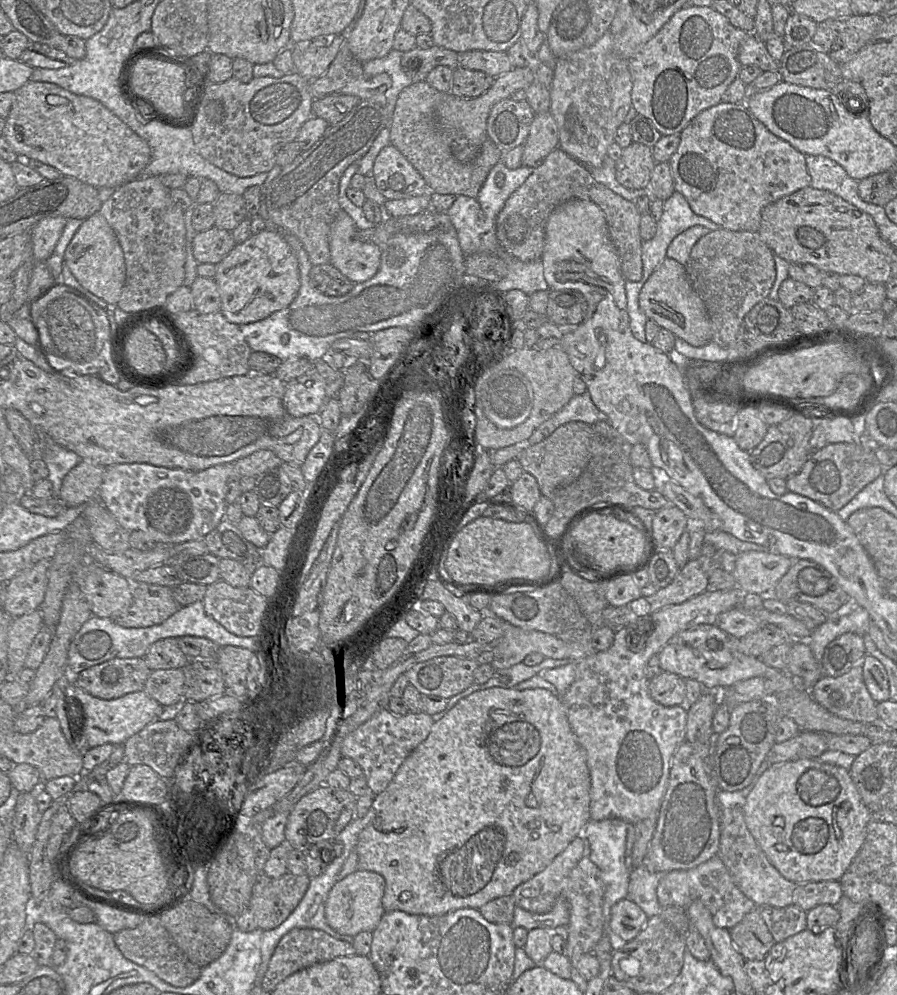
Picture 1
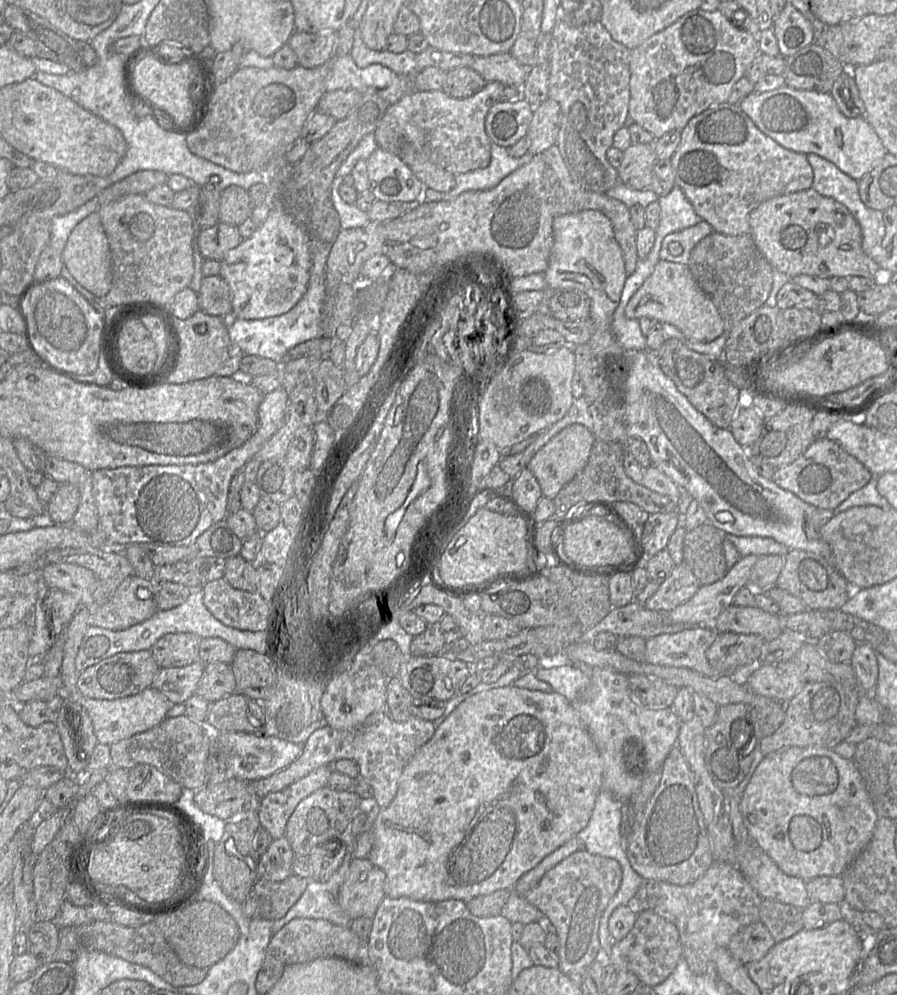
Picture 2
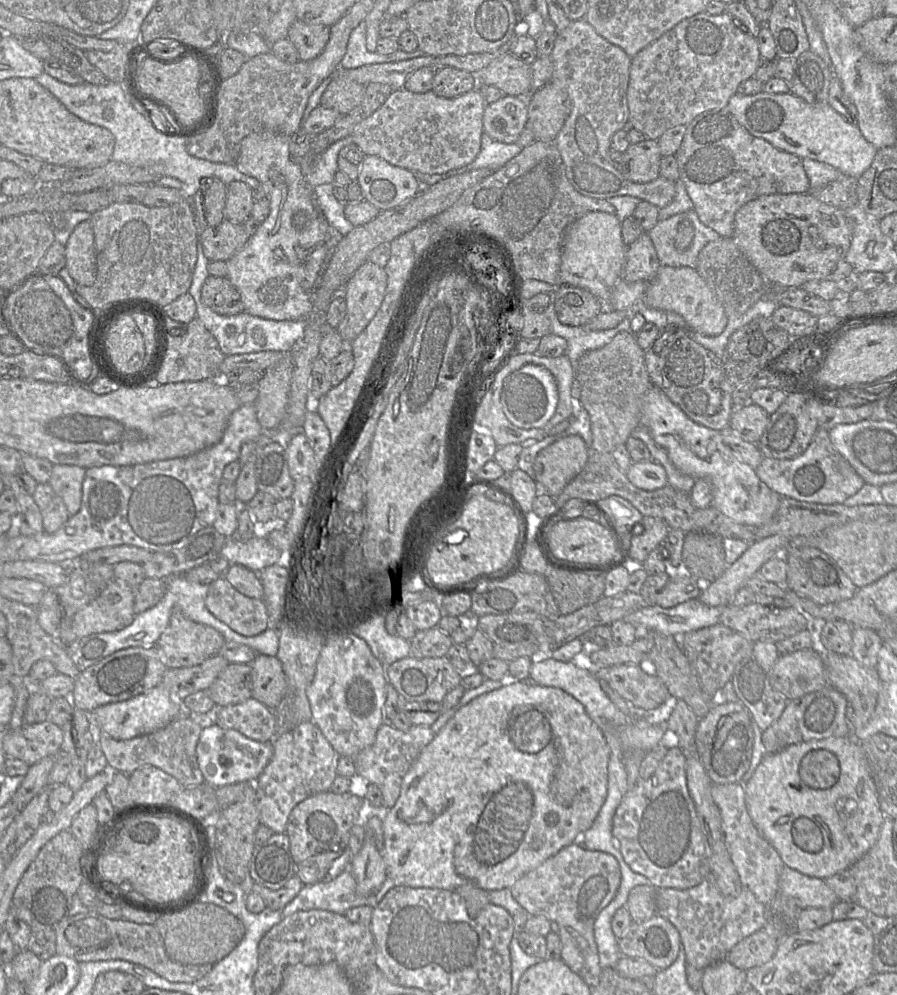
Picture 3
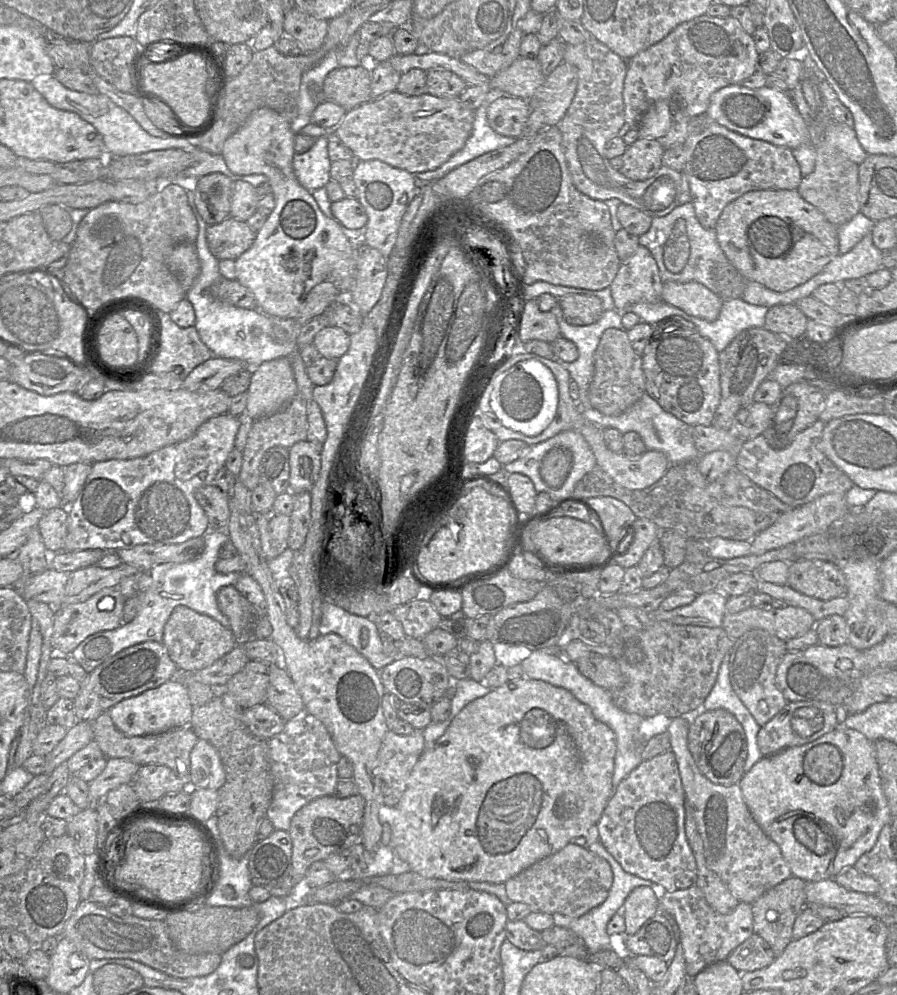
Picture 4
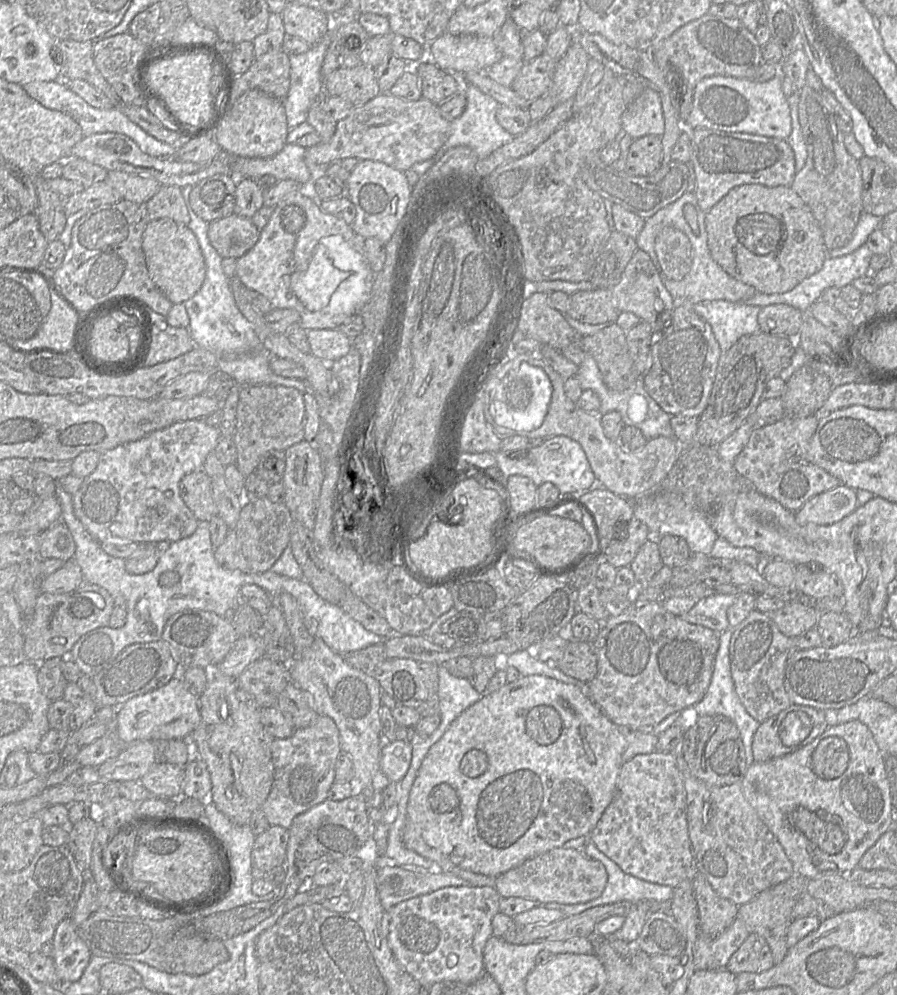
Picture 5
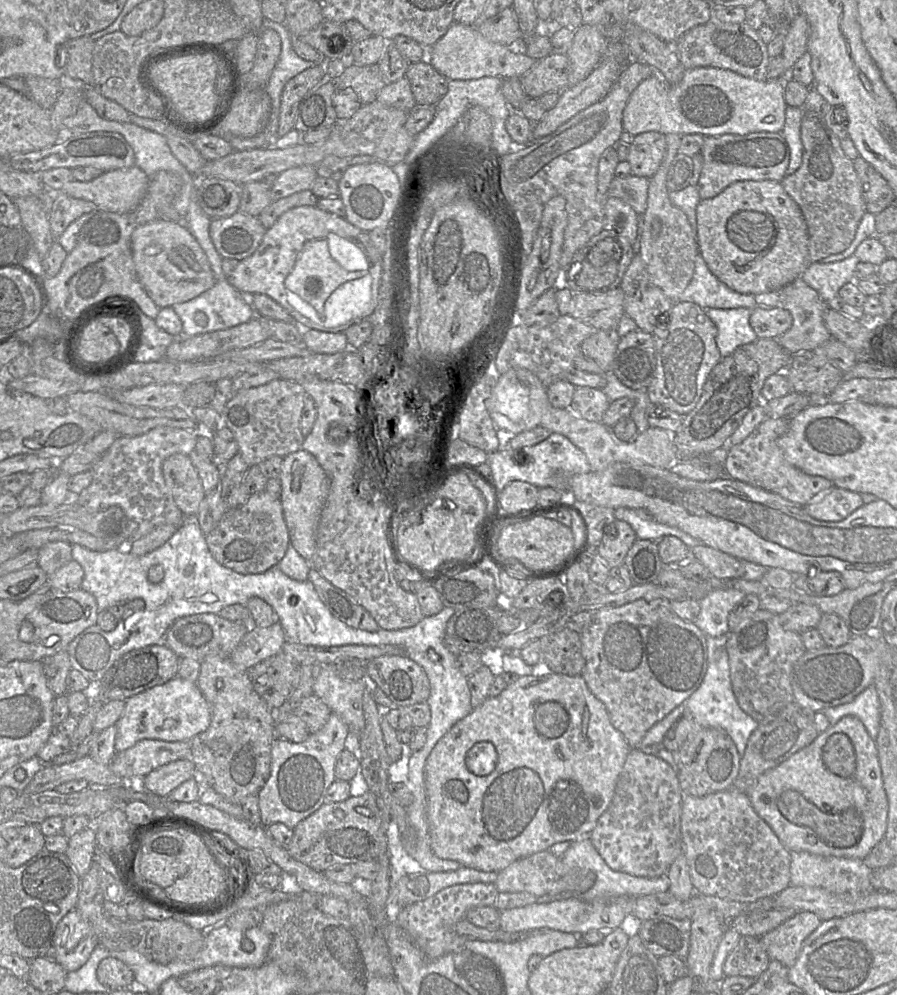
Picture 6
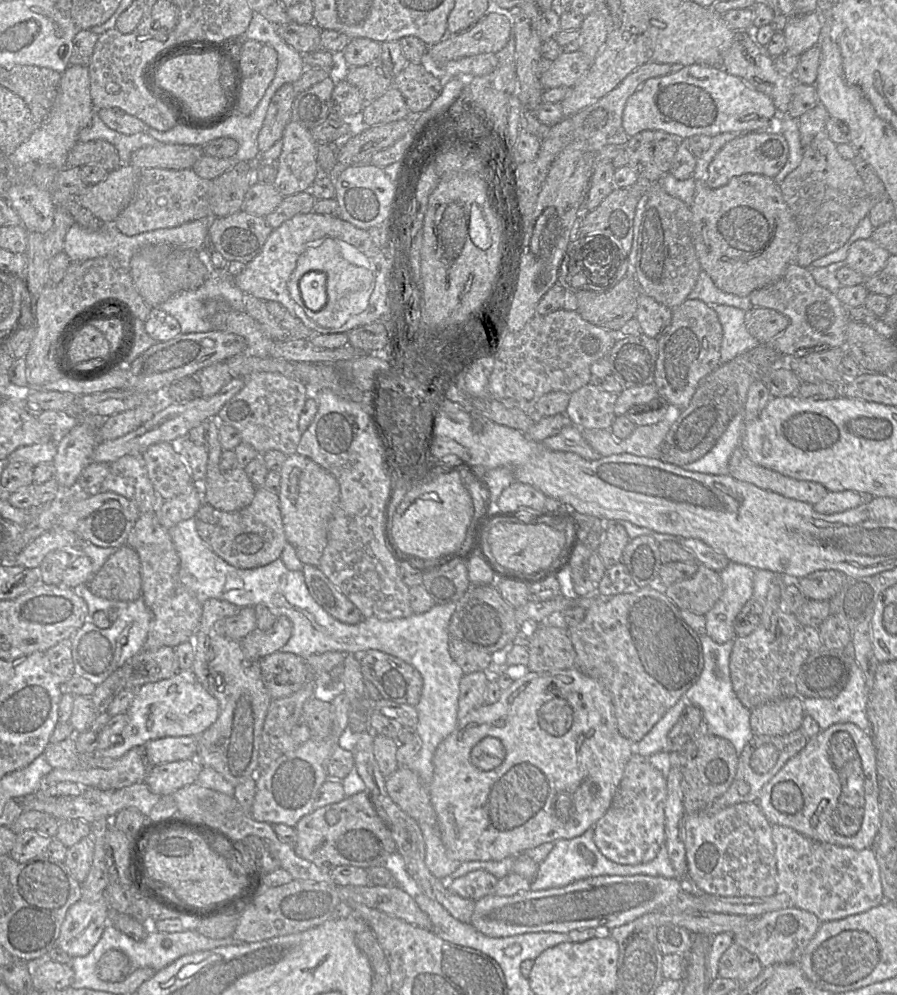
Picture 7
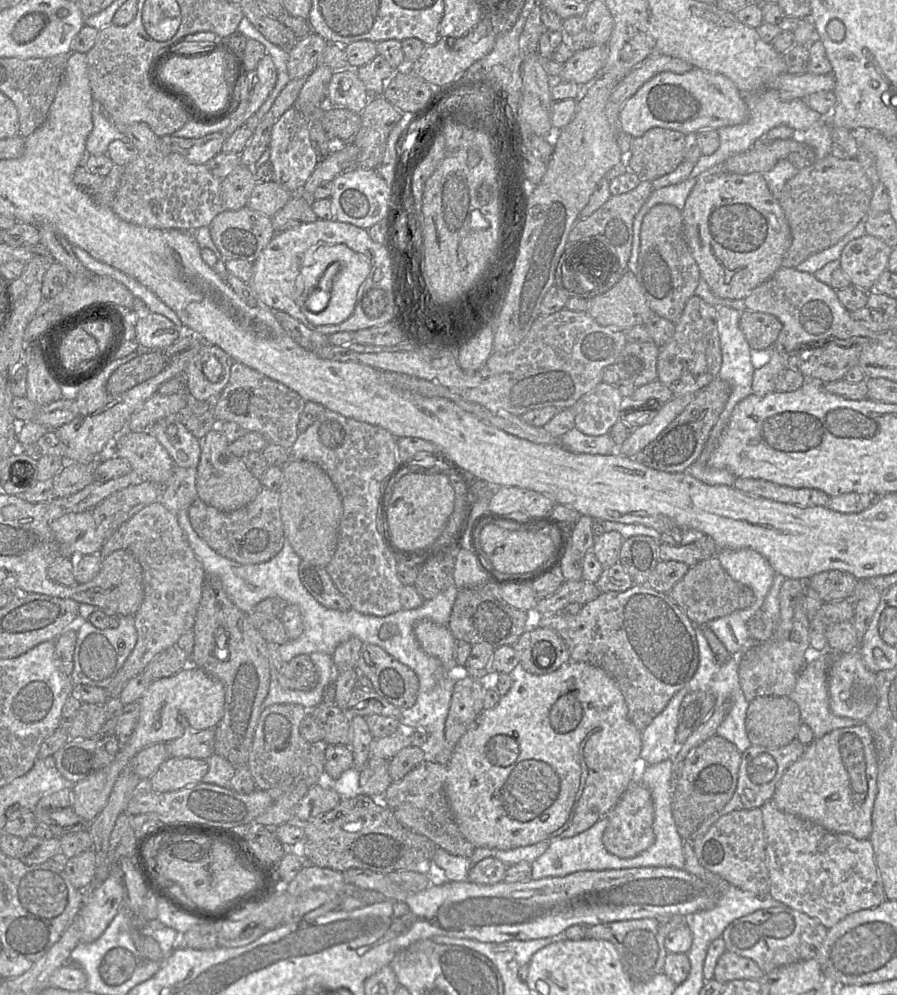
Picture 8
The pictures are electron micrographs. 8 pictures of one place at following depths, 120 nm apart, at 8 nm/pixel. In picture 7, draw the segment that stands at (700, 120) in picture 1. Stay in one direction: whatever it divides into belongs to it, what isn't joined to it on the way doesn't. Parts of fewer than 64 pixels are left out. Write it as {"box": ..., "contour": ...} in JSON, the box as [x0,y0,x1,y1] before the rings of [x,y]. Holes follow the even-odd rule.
{"box":[704,130,789,189],"contour":[[[768,130],[746,132],[727,142],[708,166],[704,185],[715,189],[742,174],[759,174],[774,178],[788,159],[789,146],[782,133]]]}

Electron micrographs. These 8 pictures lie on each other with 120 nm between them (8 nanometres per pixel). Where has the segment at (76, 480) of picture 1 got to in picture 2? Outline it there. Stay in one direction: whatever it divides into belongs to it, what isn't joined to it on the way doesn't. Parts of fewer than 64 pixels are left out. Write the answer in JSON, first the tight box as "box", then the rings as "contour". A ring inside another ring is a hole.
{"box":[45,483,80,525],"contour":[[[71,483],[59,484],[55,494],[45,506],[45,513],[53,525],[69,524],[78,508],[80,492]]]}

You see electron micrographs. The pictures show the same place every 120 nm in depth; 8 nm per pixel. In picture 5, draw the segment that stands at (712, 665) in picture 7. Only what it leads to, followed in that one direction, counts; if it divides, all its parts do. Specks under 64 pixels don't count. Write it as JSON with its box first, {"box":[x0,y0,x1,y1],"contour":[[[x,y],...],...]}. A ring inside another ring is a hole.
{"box":[693,629,760,766],"contour":[[[732,629],[727,630],[719,634],[719,648],[714,661],[714,668],[712,678],[708,690],[703,699],[695,704],[693,707],[697,711],[699,717],[701,716],[712,716],[712,715],[723,715],[730,718],[737,726],[740,736],[745,748],[746,765],[751,766],[755,761],[752,751],[752,743],[755,732],[760,726],[760,723],[756,721],[745,709],[741,703],[732,679],[730,671],[730,640],[732,637]]]}

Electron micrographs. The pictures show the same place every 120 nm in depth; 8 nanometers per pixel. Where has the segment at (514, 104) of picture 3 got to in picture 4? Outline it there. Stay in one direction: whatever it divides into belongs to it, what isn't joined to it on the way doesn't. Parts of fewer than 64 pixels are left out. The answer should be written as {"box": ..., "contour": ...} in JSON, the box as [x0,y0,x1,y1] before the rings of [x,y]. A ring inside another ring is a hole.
{"box":[487,94,529,137],"contour":[[[494,94],[487,103],[488,123],[503,136],[521,137],[529,115],[529,102],[522,98]]]}

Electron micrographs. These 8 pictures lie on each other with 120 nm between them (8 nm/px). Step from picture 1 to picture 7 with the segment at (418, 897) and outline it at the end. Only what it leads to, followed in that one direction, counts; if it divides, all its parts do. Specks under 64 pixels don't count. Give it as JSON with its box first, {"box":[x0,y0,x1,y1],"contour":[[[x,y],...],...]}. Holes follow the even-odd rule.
{"box":[429,667,635,863],"contour":[[[577,667],[546,672],[528,672],[503,690],[497,702],[494,704],[485,703],[471,711],[463,719],[458,720],[455,730],[435,750],[434,772],[429,793],[446,855],[450,859],[462,863],[500,861],[507,857],[516,857],[543,843],[575,838],[589,828],[594,828],[596,822],[606,813],[612,803],[625,767],[635,753],[635,744],[620,734],[610,695],[596,680],[582,673]]]}

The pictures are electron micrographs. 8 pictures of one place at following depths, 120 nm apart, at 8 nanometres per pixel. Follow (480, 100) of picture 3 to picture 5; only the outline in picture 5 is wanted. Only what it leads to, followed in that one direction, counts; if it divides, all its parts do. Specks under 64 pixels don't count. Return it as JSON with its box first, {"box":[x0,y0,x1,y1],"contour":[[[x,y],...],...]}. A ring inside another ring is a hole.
{"box":[305,93,451,173],"contour":[[[380,93],[364,105],[354,107],[346,118],[337,122],[330,141],[307,148],[305,163],[320,173],[333,162],[357,158],[383,162],[404,172],[415,163],[435,156],[450,135],[451,121],[441,116],[437,104],[424,98],[409,101],[390,93]]]}

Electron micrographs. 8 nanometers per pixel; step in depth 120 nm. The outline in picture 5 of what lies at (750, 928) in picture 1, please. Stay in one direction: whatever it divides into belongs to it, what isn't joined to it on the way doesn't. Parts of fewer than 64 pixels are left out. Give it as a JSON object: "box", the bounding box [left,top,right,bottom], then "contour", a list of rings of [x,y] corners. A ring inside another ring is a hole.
{"box":[726,933,774,975],"contour":[[[750,933],[739,949],[730,957],[726,969],[734,975],[738,975],[742,972],[764,972],[774,965],[767,941],[756,933]]]}

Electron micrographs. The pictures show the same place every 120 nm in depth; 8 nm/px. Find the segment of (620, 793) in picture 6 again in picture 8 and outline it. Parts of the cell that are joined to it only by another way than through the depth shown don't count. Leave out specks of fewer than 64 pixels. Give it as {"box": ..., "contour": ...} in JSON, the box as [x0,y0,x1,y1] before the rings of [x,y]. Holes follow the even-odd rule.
{"box":[602,780,654,858],"contour":[[[634,780],[608,813],[608,825],[602,836],[603,844],[611,854],[620,858],[635,857],[654,843],[653,822],[654,805],[651,792],[639,780]]]}

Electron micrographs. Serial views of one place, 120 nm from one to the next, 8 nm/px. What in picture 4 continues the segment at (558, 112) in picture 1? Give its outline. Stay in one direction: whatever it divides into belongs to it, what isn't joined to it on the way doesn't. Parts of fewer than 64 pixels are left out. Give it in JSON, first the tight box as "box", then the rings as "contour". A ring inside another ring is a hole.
{"box":[558,37,680,218],"contour":[[[592,37],[578,45],[566,44],[563,61],[573,65],[578,73],[575,96],[558,124],[568,169],[575,187],[595,200],[619,199],[652,218],[669,214],[679,205],[680,172],[662,165],[653,177],[636,181],[616,170],[605,155],[606,142],[617,136],[626,122],[623,89],[628,60],[624,60]]]}

